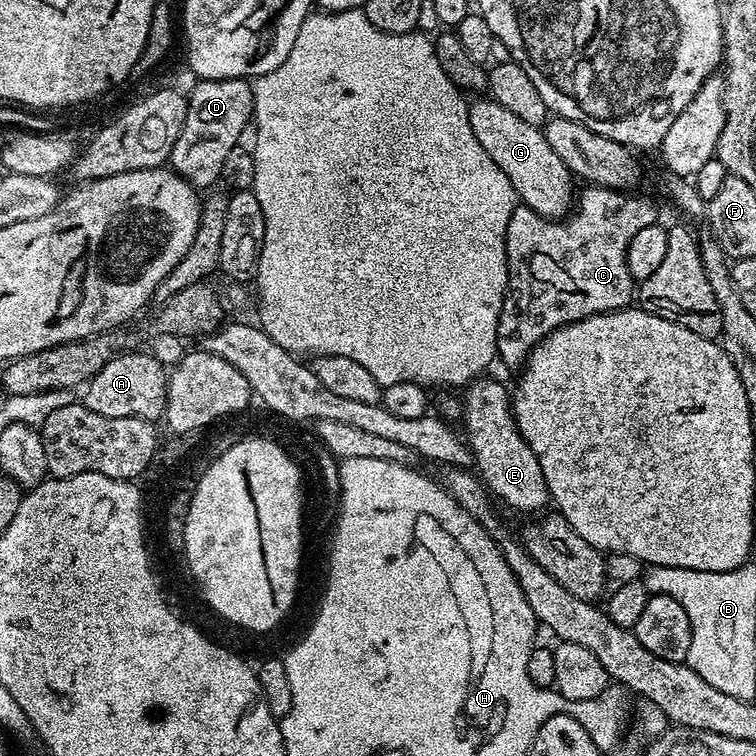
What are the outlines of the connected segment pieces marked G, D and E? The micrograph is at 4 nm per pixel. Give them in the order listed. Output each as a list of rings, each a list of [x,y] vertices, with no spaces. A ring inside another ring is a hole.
[[[484,98],[473,99],[468,105],[474,138],[478,138],[478,142],[482,142],[482,150],[486,150],[486,154],[490,154],[490,158],[498,162],[498,170],[502,170],[502,174],[510,178],[510,186],[514,186],[519,203],[548,220],[567,217],[574,208],[574,177],[561,158],[558,158],[558,154],[550,148],[543,131],[510,114],[510,110],[506,110],[506,106],[502,106],[497,100],[480,99]]]
[[[247,79],[242,80],[200,80],[192,88],[192,93],[187,93],[188,113],[186,122],[178,134],[172,147],[170,167],[182,179],[188,181],[197,190],[208,190],[212,183],[219,181],[222,176],[222,166],[226,154],[244,139],[244,131],[249,131],[253,123],[252,114],[252,84]]]
[[[476,378],[463,389],[462,421],[468,431],[466,443],[472,452],[475,471],[484,481],[489,493],[520,512],[536,512],[549,507],[550,497],[542,466],[516,428],[512,415],[512,396],[496,380]]]

